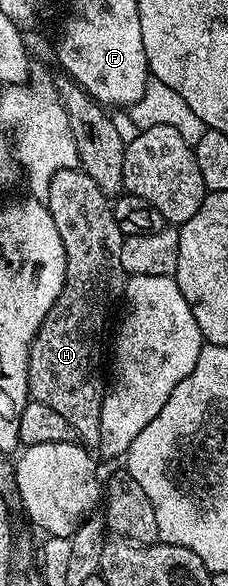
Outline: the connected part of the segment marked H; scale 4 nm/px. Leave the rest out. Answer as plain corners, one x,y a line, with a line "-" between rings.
80,168
55,172
50,182
50,194
47,205
51,212
51,220
55,220
55,229
59,232
59,240
63,240
65,279
63,280
63,288
55,300
55,304
51,304
51,312
47,312
43,324
39,324
39,332
35,332
35,340
29,349
29,359
27,360
29,398
39,404
47,404
47,408
55,408
55,412
59,412
59,416
63,416
63,420
67,420
67,424
71,424
71,428
75,428
78,439
80,439
86,447
93,448
99,443
99,416
103,408
103,396
107,389
106,379
104,377
101,379
101,337
104,336
105,325
109,322
109,309
112,308
113,301
115,301
116,298
118,301
118,299
124,295
127,281
127,275
123,268
123,260
119,260
119,252
123,248
123,235
119,224
115,224
110,195
103,193
99,188
99,184
95,184
95,180
91,180
91,176
87,176
84,170

